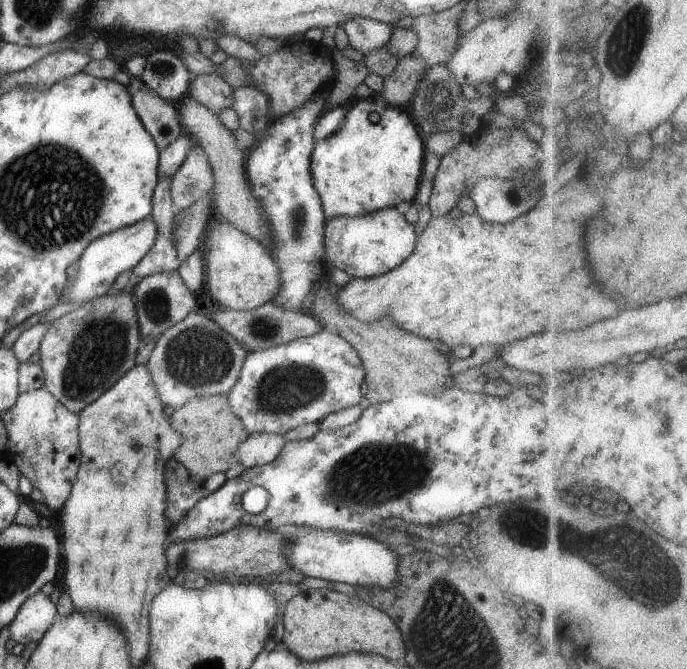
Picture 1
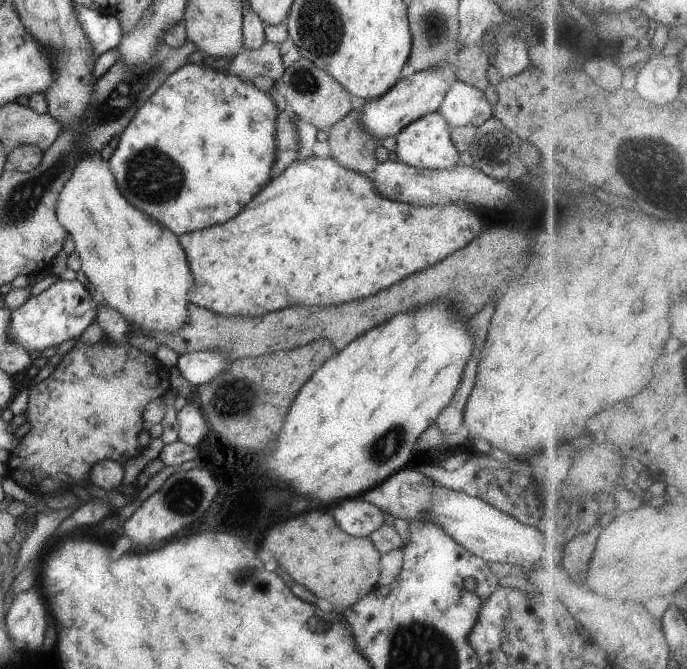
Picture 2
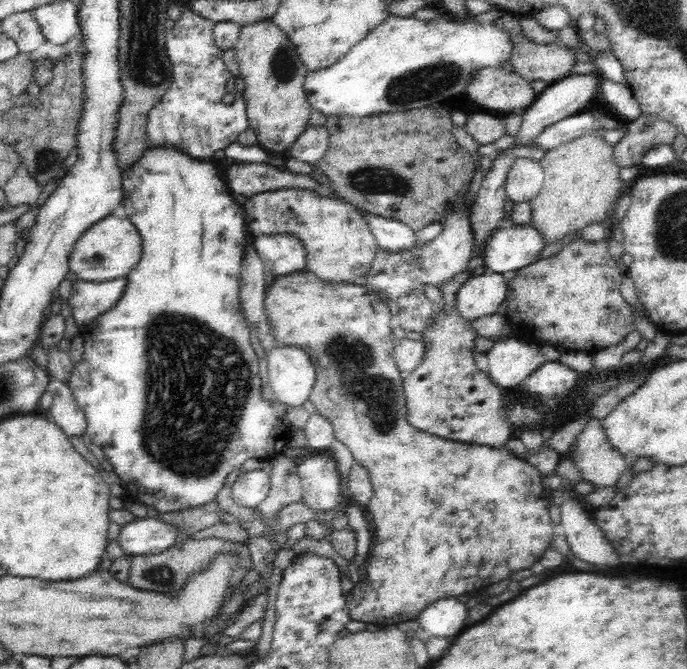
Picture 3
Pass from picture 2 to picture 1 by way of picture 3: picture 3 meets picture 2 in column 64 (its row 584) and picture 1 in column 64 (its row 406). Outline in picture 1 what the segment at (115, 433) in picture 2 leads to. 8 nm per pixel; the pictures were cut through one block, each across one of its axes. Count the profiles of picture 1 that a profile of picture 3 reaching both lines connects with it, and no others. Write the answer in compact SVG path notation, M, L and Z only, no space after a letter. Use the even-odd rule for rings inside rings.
M129 286L88 301L77 310L53 320L46 331L39 346L39 365L45 374L43 388L70 412L79 415L136 364L134 359L141 338Z

